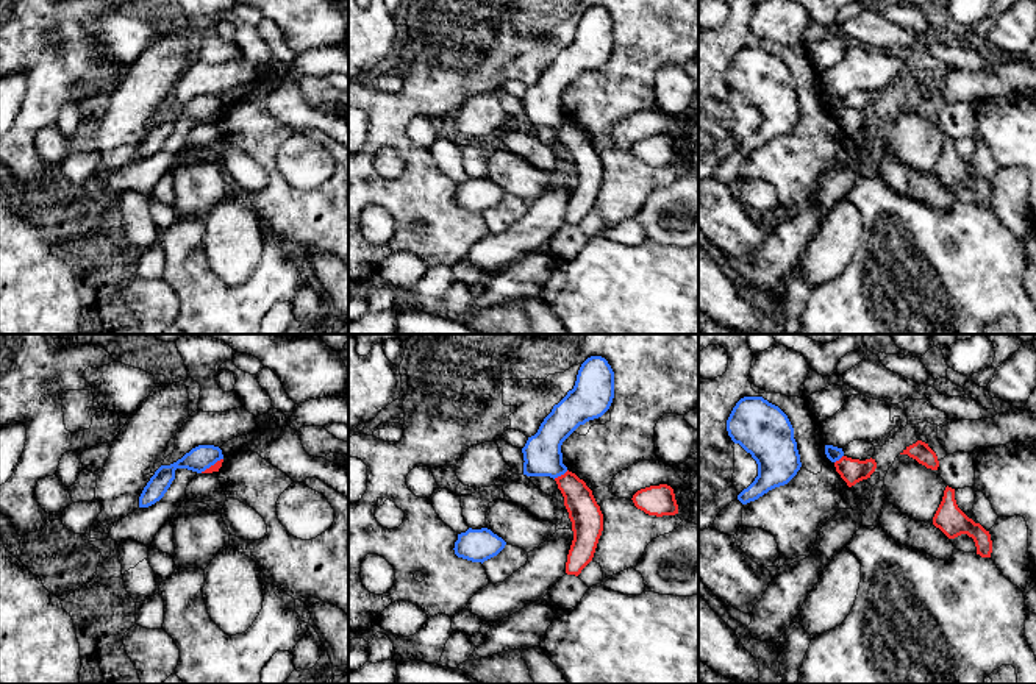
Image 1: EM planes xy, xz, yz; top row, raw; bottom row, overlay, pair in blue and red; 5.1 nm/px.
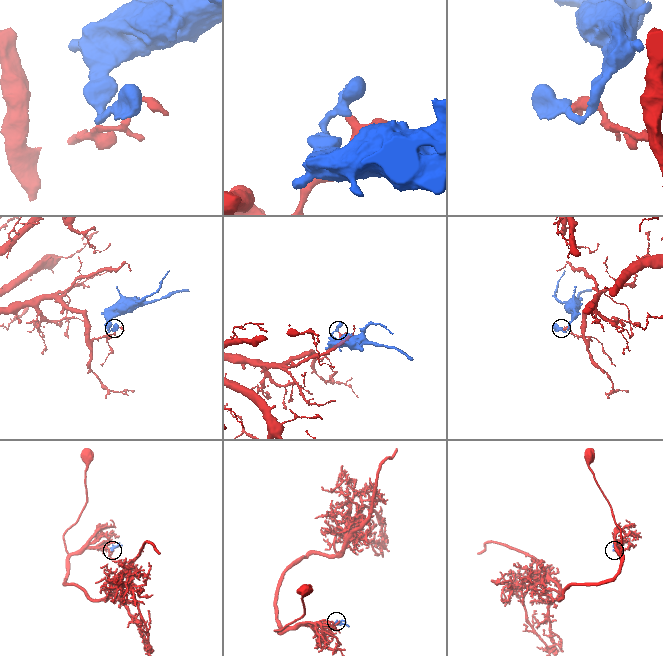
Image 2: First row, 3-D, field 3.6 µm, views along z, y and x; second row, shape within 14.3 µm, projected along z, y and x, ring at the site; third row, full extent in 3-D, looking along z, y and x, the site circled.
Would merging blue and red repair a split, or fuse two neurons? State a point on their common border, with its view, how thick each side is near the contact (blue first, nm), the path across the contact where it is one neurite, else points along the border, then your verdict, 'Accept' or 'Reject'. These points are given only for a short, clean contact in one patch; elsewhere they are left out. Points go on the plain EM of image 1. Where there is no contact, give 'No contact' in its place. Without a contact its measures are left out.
Touches blue at xz (560, 125). Thickness 200 nm (blue) against 160 nm. Boundary: xz (568, 121), (553, 128). Reject

